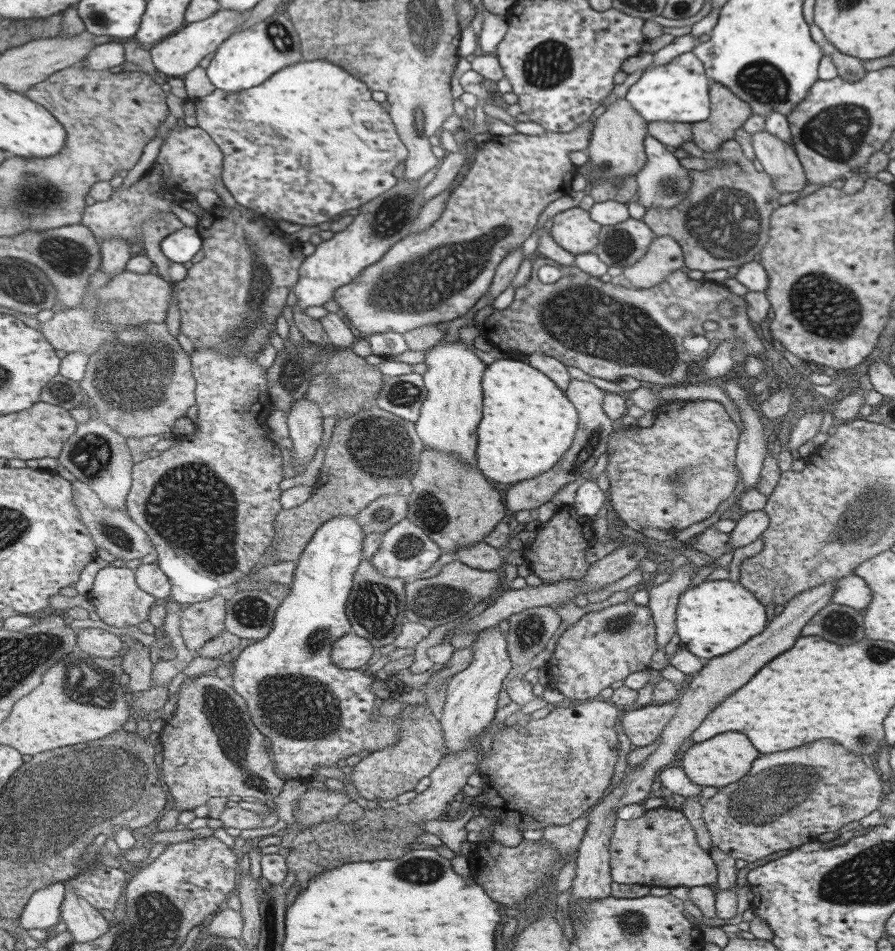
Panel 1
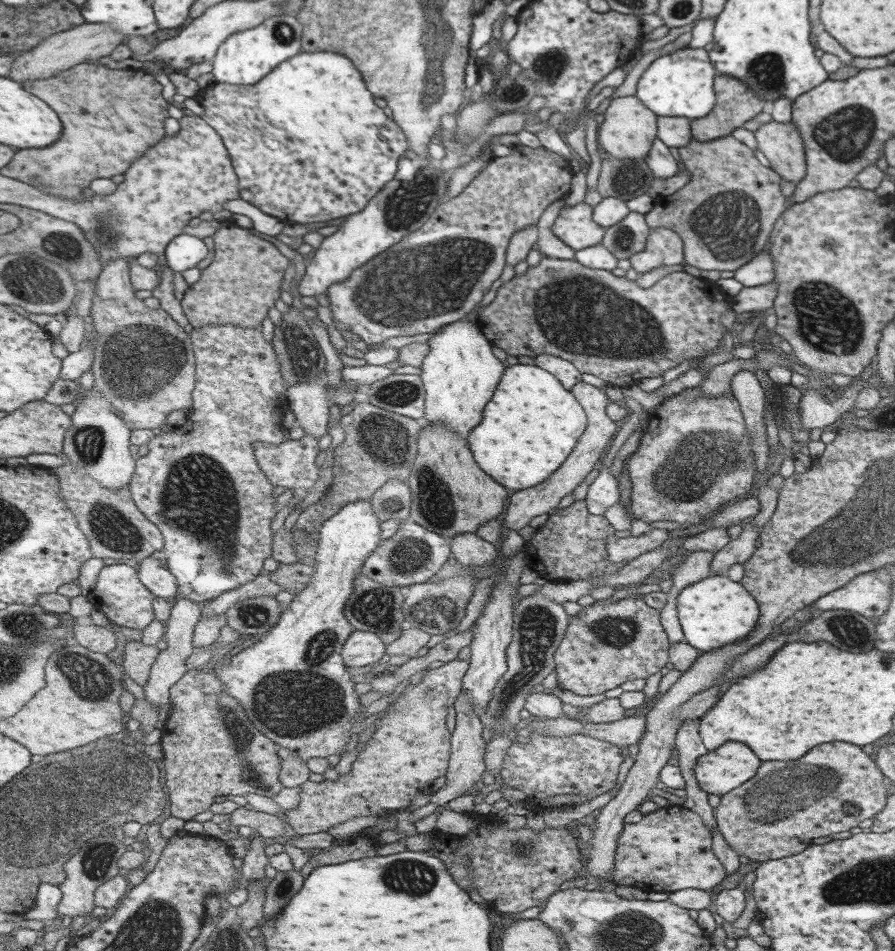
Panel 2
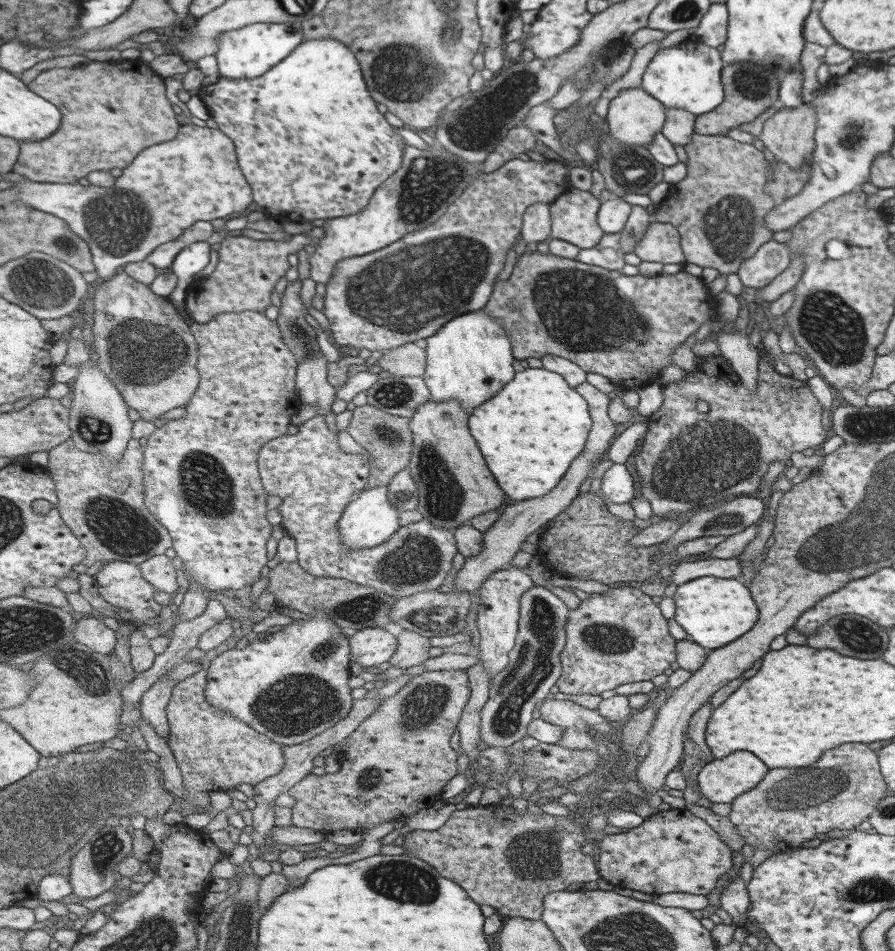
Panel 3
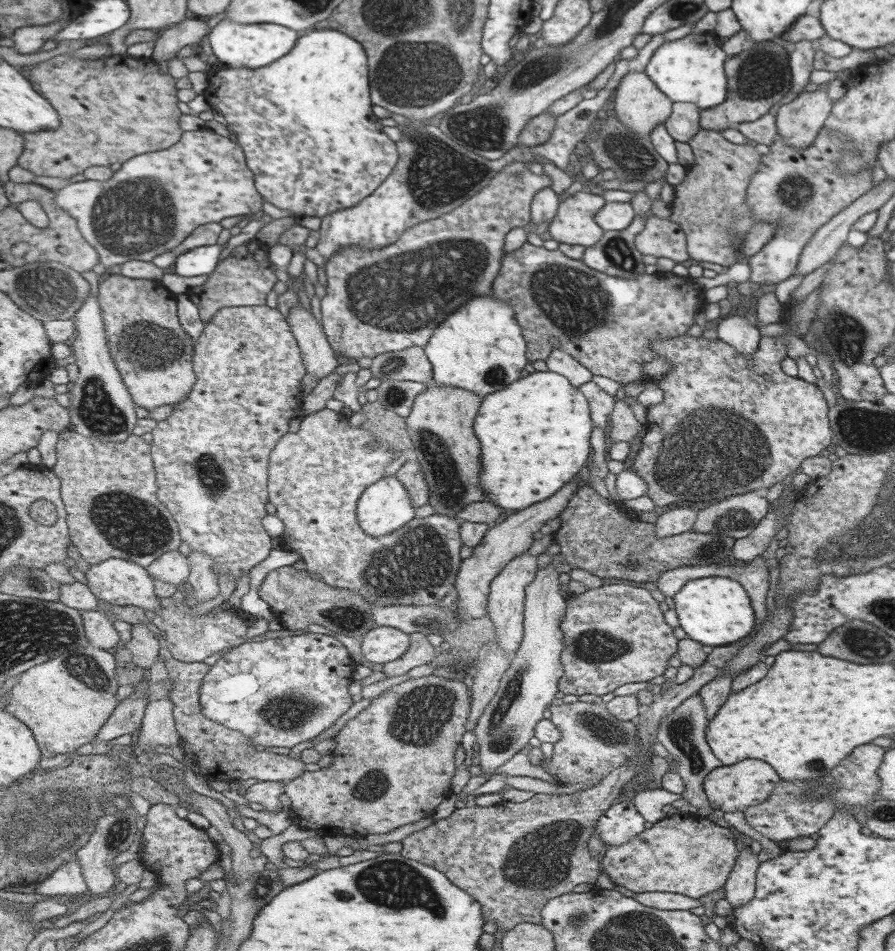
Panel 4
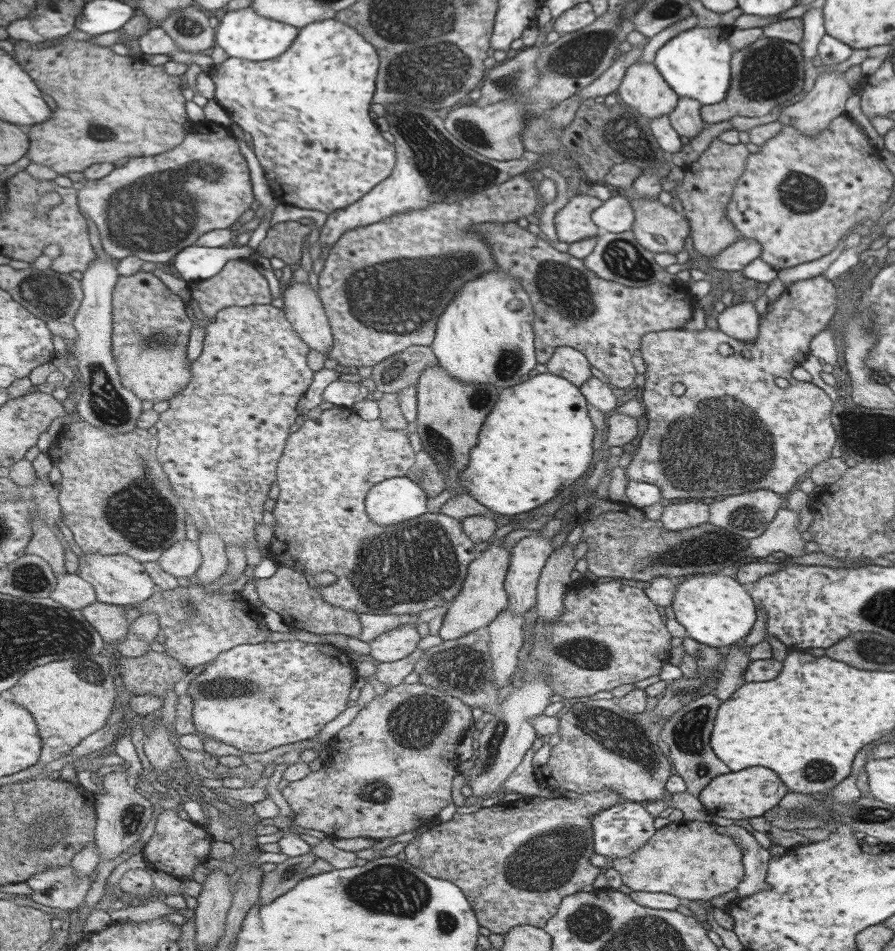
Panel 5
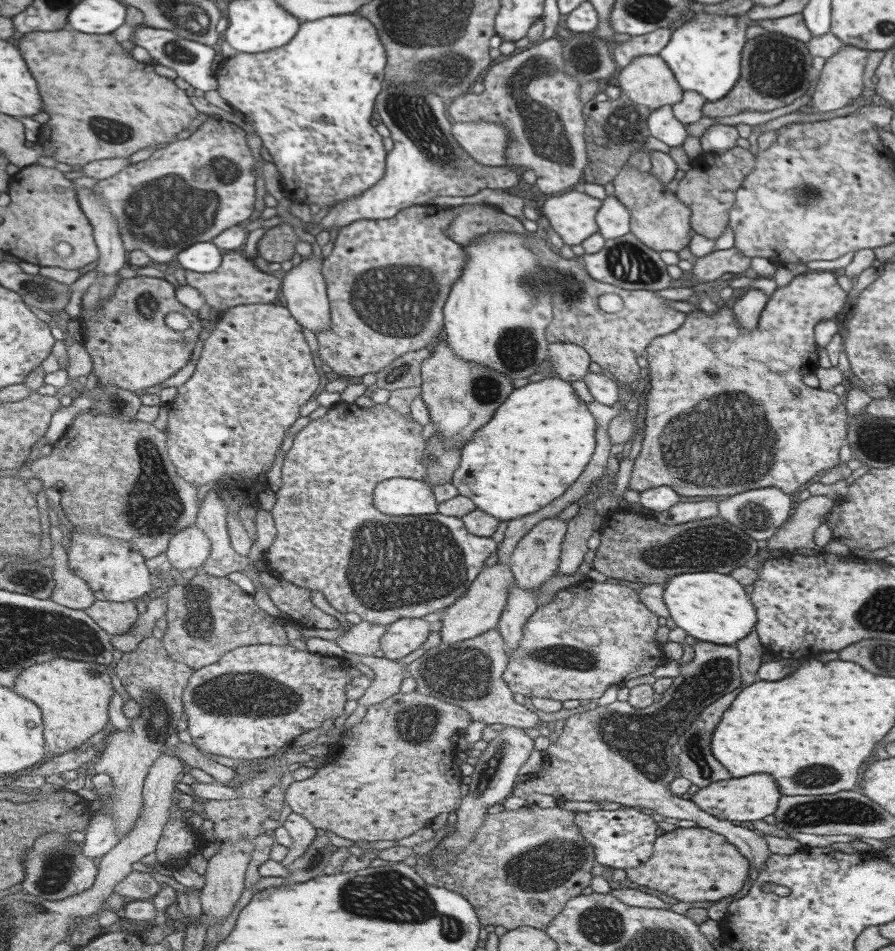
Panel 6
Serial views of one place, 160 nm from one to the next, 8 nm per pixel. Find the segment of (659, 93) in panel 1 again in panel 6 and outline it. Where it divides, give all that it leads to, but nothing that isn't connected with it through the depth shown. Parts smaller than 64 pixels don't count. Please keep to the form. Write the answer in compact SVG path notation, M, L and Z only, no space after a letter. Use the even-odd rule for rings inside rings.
M699 11L689 13L677 23L659 56L679 82L683 92L701 93L709 102L723 98L739 79L740 54L746 43L747 15L709 15Z

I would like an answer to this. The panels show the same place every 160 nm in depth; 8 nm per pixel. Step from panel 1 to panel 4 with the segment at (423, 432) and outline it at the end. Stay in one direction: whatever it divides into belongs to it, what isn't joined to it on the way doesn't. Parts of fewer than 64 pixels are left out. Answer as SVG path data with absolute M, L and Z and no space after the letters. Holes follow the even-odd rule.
M493 295L479 296L479 298L475 296L462 309L451 314L445 322L438 326L434 337L424 350L434 366L433 384L467 389L480 397L497 392L505 388L507 384L515 382L519 378L517 372L521 372L525 366L525 354L521 354L525 352L525 342L521 338L521 328L517 326L513 318L513 308L505 304L503 300L493 298Z

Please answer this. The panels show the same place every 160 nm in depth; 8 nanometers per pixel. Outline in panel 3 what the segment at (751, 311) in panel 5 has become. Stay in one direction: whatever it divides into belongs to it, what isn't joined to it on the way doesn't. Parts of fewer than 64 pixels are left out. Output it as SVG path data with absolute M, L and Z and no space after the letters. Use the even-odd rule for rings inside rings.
M721 329L721 332L714 337L718 345L720 355L724 357L738 380L749 390L753 390L757 384L758 377L758 351L753 350L747 342L748 336L739 332L729 332L728 329Z

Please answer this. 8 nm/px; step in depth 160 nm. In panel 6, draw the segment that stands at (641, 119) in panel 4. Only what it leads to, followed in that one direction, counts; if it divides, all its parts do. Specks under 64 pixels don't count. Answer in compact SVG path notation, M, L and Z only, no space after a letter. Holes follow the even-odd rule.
M637 55L619 70L620 91L633 102L653 110L682 100L682 87L659 55Z

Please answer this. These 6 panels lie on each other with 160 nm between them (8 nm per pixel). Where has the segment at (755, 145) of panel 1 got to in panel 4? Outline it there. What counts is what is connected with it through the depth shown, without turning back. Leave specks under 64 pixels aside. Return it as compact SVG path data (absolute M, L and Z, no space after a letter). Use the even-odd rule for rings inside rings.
M826 85L802 90L777 109L774 116L777 137L792 147L809 146L825 125L829 110L832 108Z

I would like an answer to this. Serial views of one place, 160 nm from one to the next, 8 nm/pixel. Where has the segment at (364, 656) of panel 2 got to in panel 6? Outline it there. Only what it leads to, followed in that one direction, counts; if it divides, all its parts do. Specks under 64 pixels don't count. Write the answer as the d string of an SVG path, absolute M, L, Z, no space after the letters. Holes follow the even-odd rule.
M402 618L388 625L388 631L381 639L380 648L391 660L405 658L419 650L436 626L421 618Z

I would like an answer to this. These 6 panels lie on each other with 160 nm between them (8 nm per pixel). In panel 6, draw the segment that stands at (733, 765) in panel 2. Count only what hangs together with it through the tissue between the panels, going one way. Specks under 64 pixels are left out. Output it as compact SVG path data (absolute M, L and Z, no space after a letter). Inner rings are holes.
M753 774L751 778L728 778L708 784L697 790L690 801L694 802L701 811L715 818L724 821L751 822L773 814L778 809L780 796L781 792L769 774Z

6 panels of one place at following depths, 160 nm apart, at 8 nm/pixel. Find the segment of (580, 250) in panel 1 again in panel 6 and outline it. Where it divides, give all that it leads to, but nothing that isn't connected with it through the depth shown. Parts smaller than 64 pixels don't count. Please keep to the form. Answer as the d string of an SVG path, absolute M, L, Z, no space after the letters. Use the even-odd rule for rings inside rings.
M574 190L558 196L551 195L541 204L542 214L564 244L581 244L593 232L597 232L597 212L601 200Z

